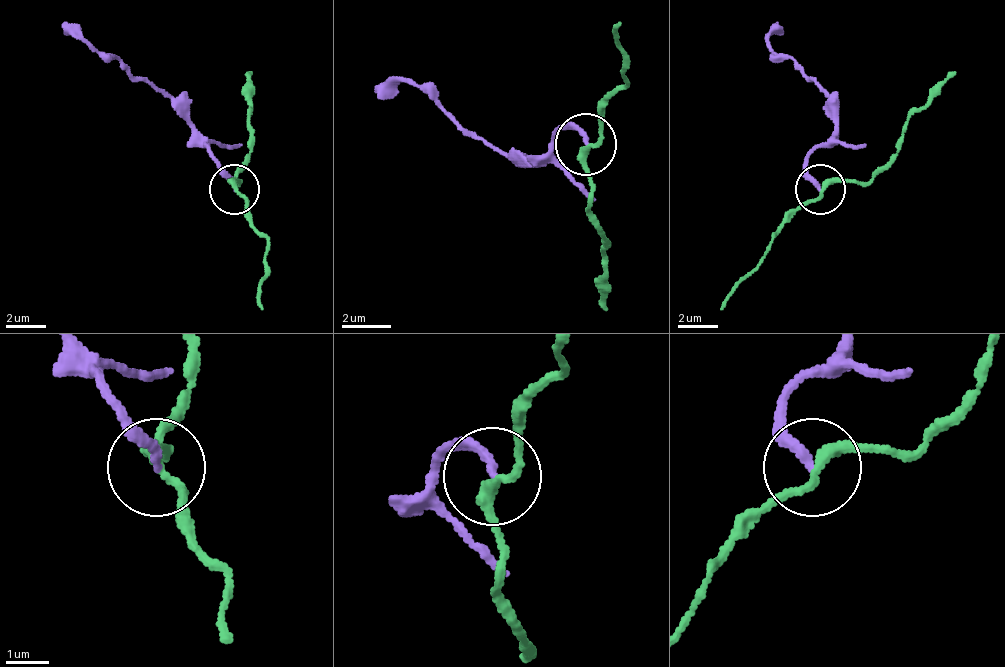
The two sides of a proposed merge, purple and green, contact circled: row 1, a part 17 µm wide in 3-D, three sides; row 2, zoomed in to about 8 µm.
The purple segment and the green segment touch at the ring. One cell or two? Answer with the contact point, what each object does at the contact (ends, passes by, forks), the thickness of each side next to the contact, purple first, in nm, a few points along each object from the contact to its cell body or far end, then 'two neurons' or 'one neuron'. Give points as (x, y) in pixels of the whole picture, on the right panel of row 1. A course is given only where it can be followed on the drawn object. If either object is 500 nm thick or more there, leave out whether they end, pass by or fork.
place (820, 189); purple ends; green passes by; calibres 200 and 240 nm; course purple (821, 188), (806, 158), (836, 128), (836, 108), (766, 43), (776, 23); course green (821, 188), (866, 183), (896, 148), (901, 128), (956, 73); two neurons

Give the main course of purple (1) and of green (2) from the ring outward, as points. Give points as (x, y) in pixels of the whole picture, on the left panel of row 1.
1: (236, 188), (196, 128), (176, 108), (60, 23)
2: (236, 188), (241, 183), (236, 168), (251, 148), (251, 73)

